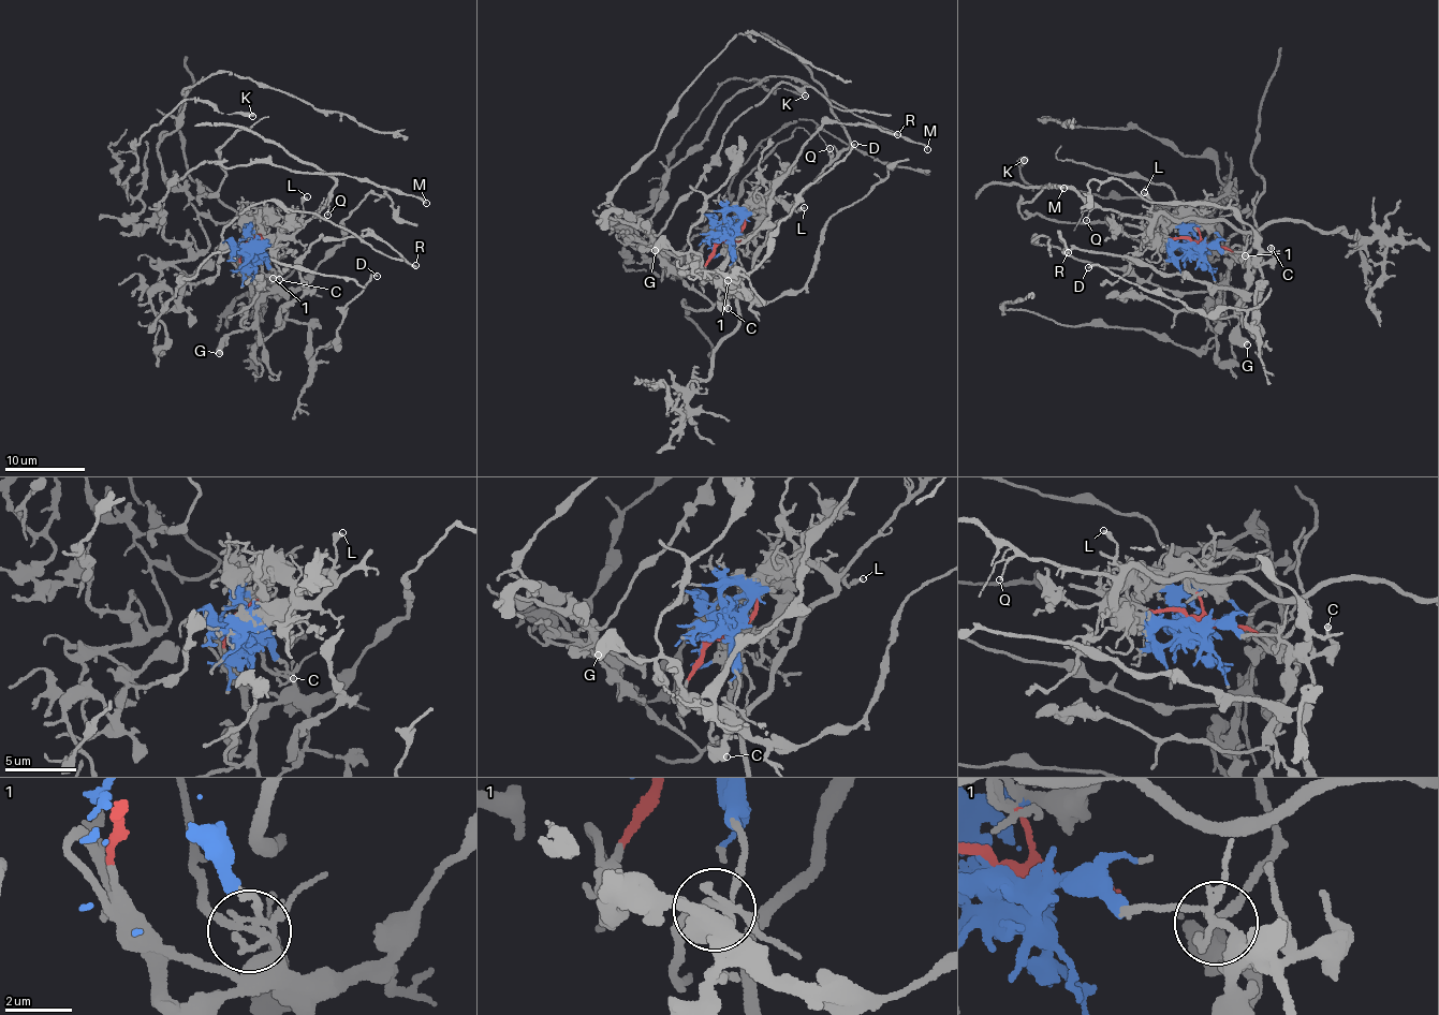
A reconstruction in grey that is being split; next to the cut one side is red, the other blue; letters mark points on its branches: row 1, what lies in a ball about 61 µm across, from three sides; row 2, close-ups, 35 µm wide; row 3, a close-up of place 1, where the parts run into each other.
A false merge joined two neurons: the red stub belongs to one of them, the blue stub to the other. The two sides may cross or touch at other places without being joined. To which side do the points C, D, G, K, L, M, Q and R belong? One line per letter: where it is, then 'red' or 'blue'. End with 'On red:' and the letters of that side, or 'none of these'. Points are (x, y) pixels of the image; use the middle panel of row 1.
C: place (728, 308); red
D: place (854, 144); red
G: place (655, 250); red
K: place (805, 96); red
L: place (804, 207); blue
M: place (927, 149); red
Q: place (830, 148); blue
R: place (897, 134); red
On red: C, D, G, K, M, R

